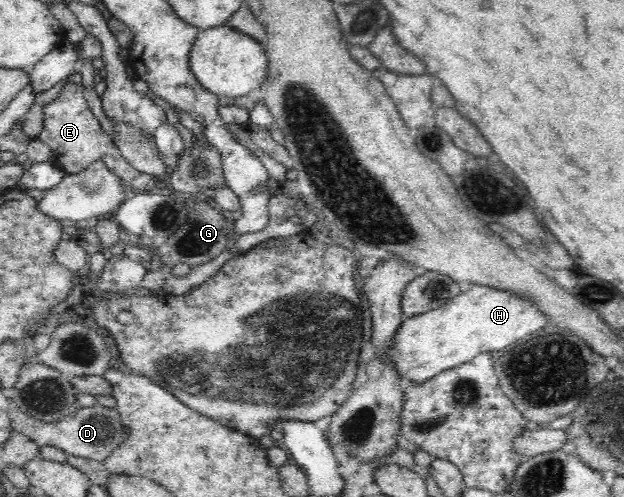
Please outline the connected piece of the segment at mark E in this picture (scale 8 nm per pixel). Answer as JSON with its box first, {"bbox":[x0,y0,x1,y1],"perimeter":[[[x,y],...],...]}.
{"bbox":[37,83,161,193],"perimeter":[[[68,83],[68,86],[62,90],[62,94],[52,104],[44,107],[44,114],[44,128],[37,138],[52,149],[52,160],[66,173],[80,173],[86,171],[90,164],[103,161],[113,174],[121,178],[124,186],[131,189],[132,193],[153,192],[161,185],[157,176],[138,171],[122,157],[120,149],[104,132],[92,110],[88,107],[84,99],[82,84]]]}

